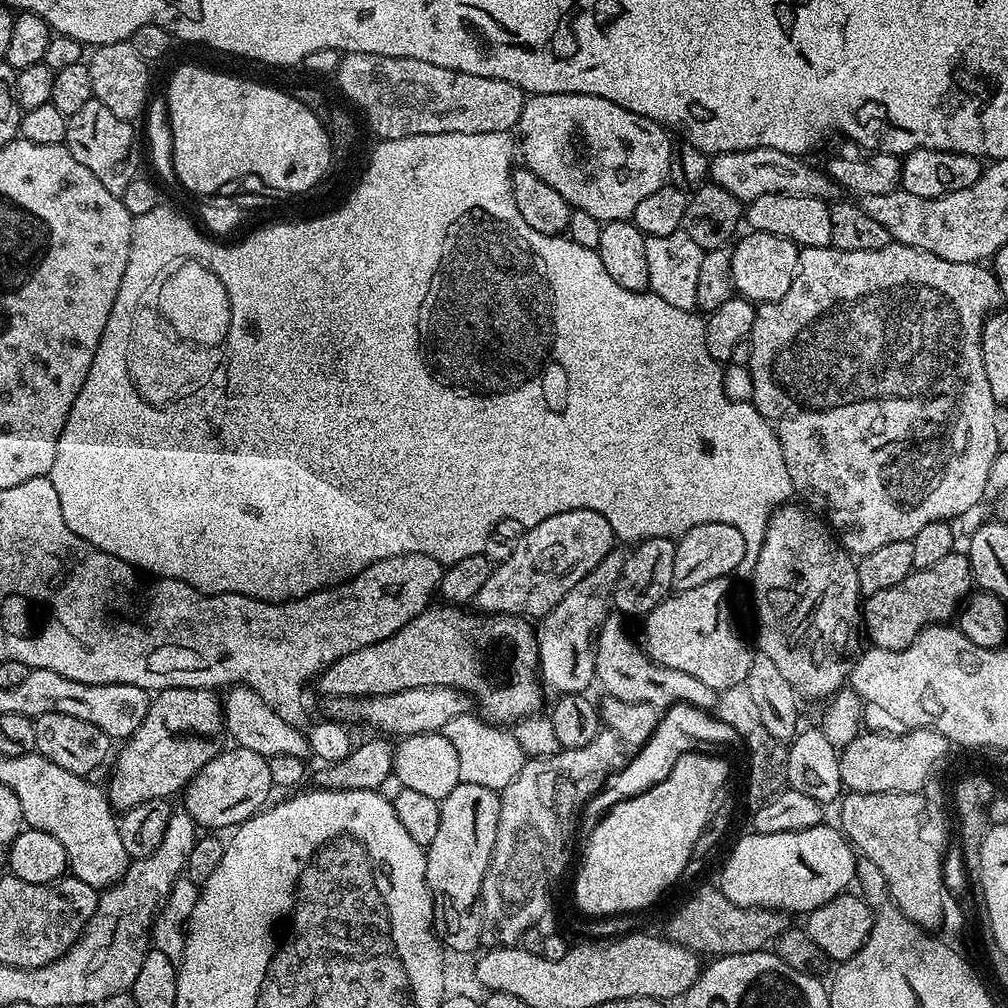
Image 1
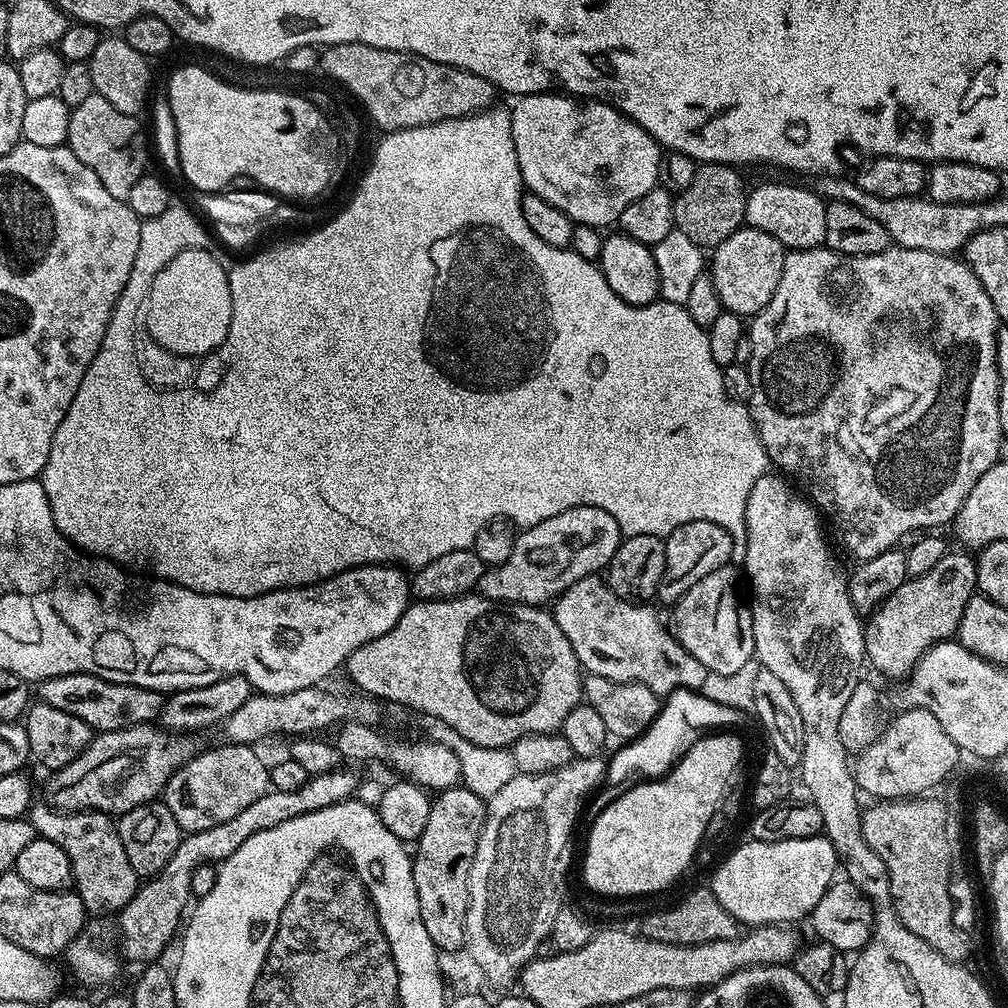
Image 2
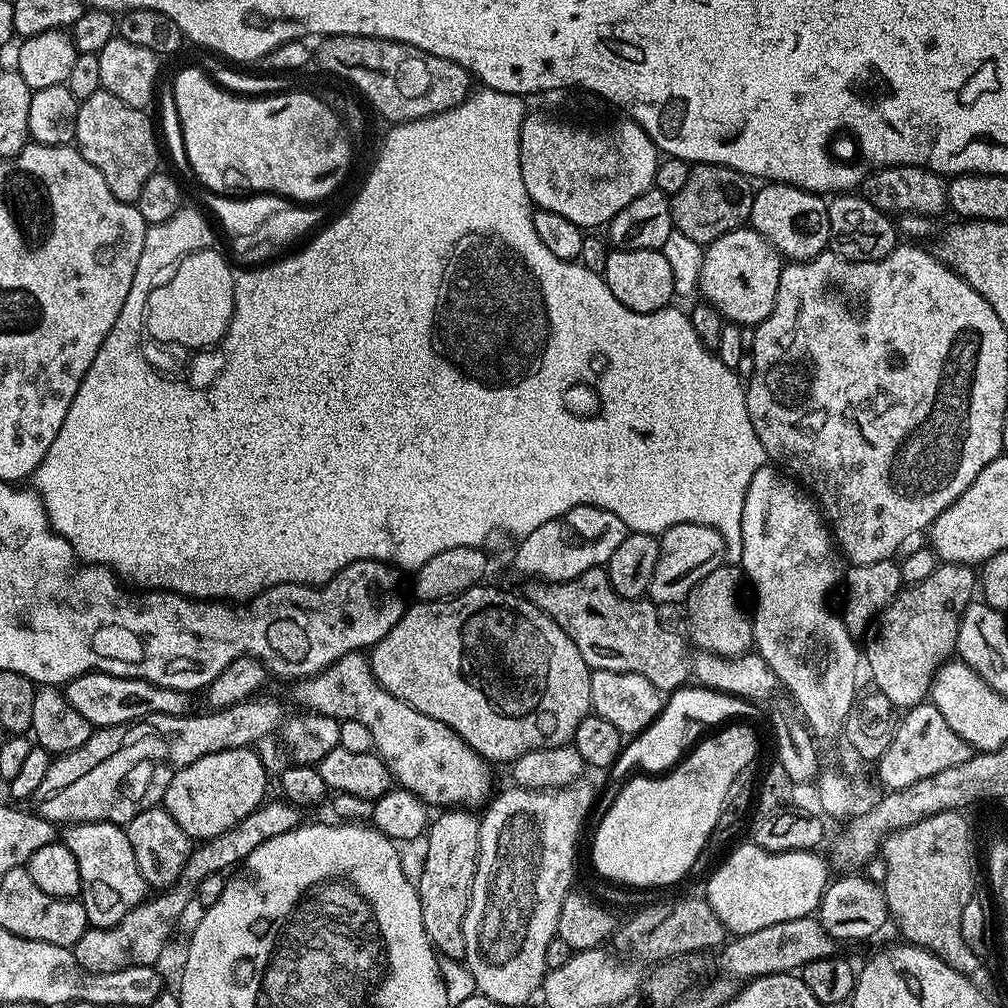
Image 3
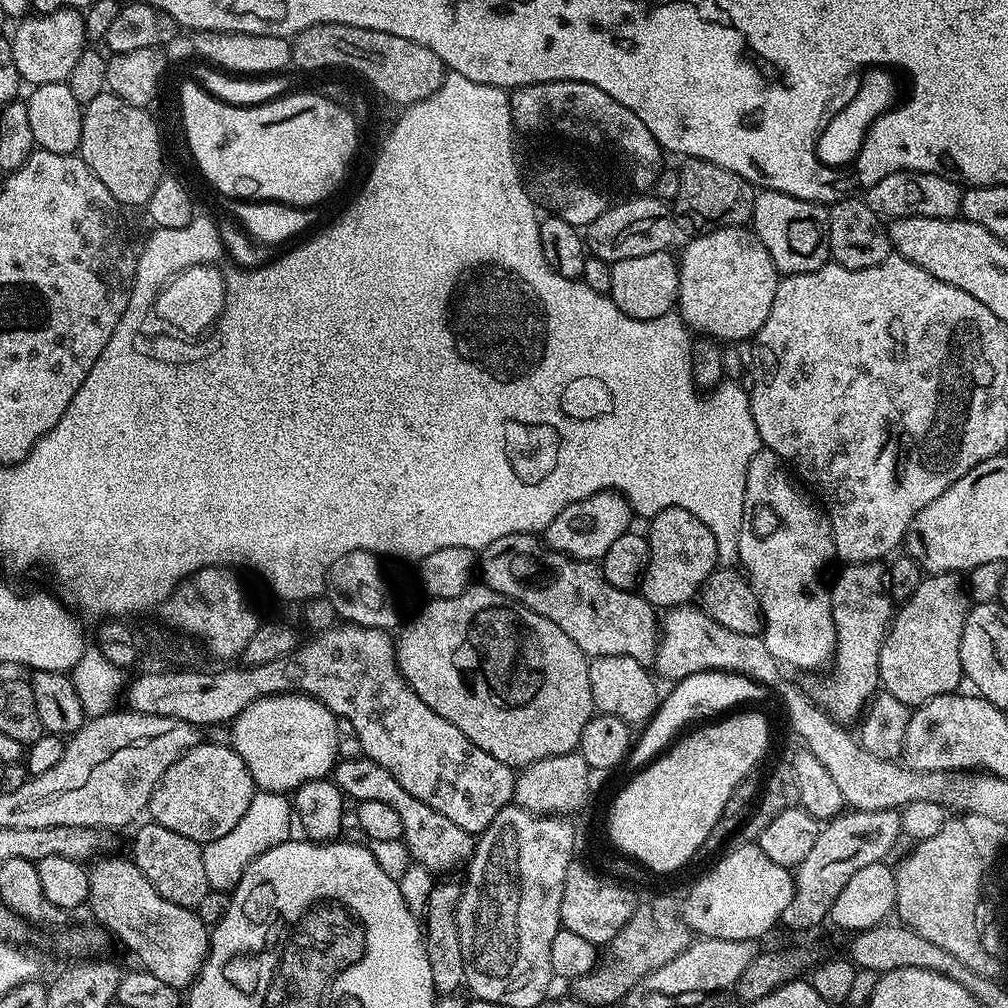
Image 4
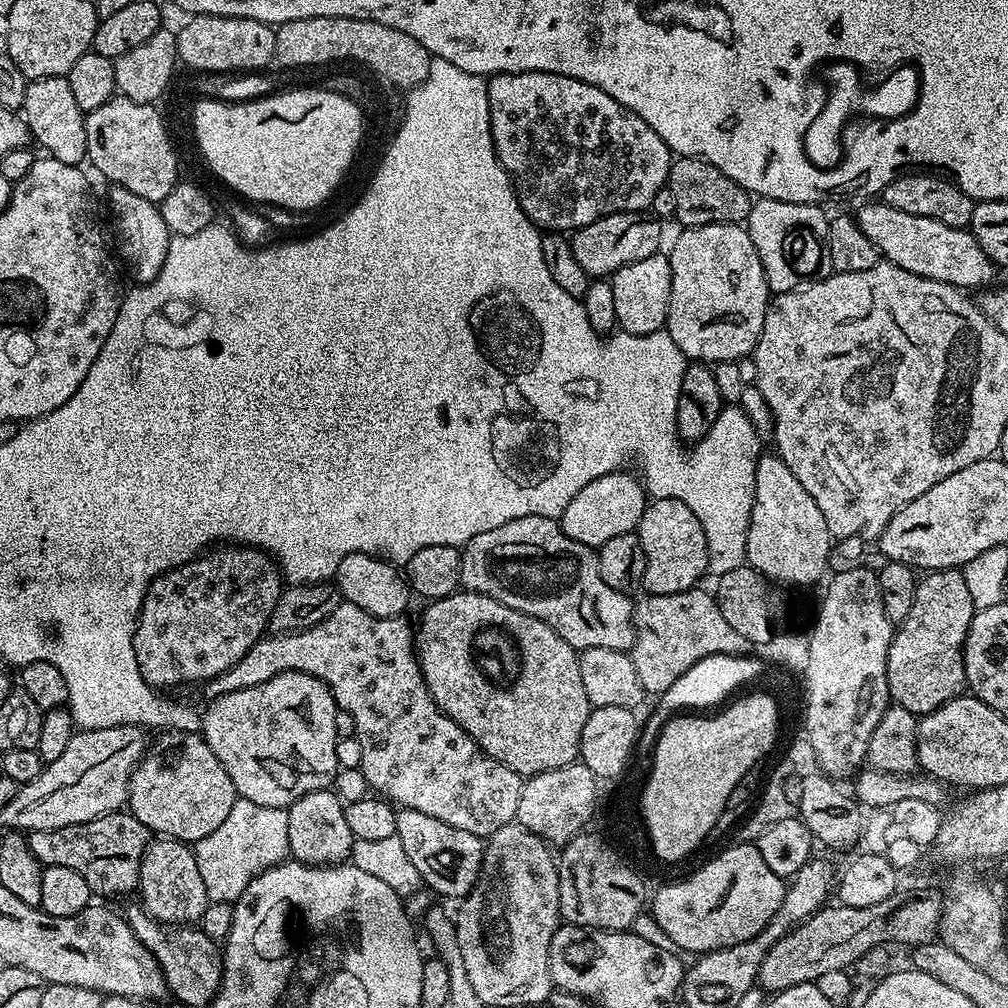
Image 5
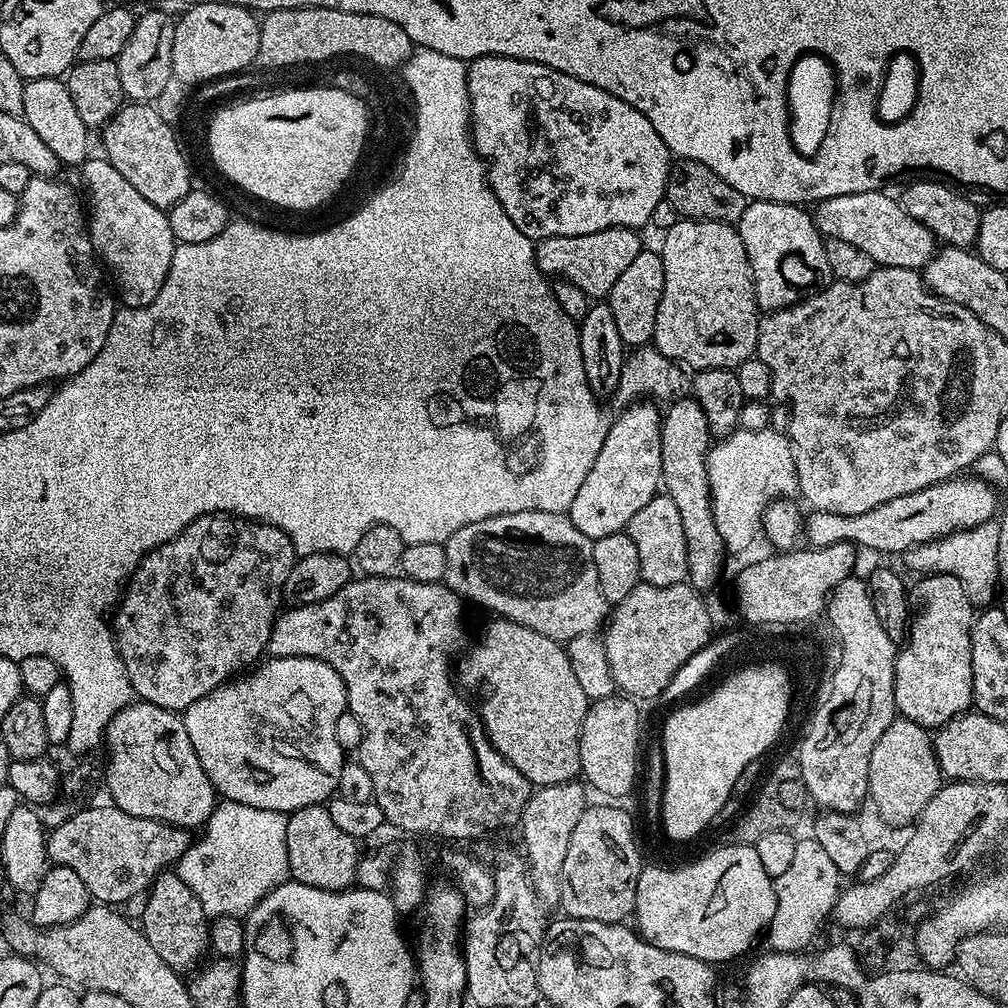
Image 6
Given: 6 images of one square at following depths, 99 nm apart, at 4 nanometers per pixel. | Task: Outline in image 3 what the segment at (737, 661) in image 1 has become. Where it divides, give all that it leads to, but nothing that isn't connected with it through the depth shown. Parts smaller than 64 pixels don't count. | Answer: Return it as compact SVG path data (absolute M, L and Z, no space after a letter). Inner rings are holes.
M721 566L698 586L694 586L686 597L688 604L688 624L692 627L692 634L701 649L719 652L721 655L743 655L753 643L752 620L740 609L736 601L736 583L742 580L742 572L736 566Z

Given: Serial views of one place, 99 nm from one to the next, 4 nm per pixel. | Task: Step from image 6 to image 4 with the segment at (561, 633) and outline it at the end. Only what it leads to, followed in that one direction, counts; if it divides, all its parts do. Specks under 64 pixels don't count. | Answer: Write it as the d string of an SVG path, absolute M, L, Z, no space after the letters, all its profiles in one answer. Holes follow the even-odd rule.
M531 532L510 534L506 538L498 538L498 542L490 542L490 546L486 546L479 553L478 576L487 588L504 597L505 601L515 602L519 607L542 618L550 618L554 626L562 626L562 630L570 634L573 642L589 658L626 655L645 666L651 665L656 659L657 609L653 608L643 595L636 592L623 592L610 586L610 582L604 580L603 571L595 563L573 560L570 556L552 551L539 535Z

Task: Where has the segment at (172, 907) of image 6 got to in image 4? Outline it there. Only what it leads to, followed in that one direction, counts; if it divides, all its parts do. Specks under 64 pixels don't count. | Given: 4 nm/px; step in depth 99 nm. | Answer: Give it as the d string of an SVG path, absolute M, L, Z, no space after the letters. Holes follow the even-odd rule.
M144 823L135 829L137 832L132 840L131 859L138 870L146 874L150 886L154 886L154 890L166 898L166 902L196 910L210 891L203 865L203 847L190 838L182 838L182 834L174 834L174 830L166 830L166 826Z

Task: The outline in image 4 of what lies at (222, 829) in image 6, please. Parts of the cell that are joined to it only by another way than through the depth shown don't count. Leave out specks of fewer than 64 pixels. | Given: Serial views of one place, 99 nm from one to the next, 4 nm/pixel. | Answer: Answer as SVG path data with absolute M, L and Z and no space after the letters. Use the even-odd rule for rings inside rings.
M257 791L251 798L246 814L238 820L233 830L222 838L203 845L203 865L209 889L228 892L235 888L250 861L261 856L266 850L284 844L291 837L291 824L294 824L294 814L287 795Z

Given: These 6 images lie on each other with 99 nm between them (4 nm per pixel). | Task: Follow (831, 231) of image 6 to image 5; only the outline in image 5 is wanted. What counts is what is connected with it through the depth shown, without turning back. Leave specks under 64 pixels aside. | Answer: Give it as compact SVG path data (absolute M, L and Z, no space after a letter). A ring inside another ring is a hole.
M883 202L861 204L864 205L854 212L856 225L866 238L870 238L870 242L874 242L887 263L910 270L910 274L918 274L922 278L952 284L961 290L984 290L995 281L992 279L998 273L997 265L984 253L968 228L946 226L946 222L938 222L934 218L906 214L906 210L898 210Z

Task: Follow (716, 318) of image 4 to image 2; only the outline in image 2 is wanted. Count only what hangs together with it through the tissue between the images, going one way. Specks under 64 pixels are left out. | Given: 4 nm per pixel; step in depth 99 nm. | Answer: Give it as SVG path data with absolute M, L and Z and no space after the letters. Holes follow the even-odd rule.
M741 226L737 232L730 234L730 238L726 238L720 244L716 245L710 256L710 275L714 286L718 290L721 305L727 311L737 312L739 316L745 318L751 318L757 312L761 312L771 302L778 282L782 278L785 255L786 249L783 244L778 242L778 238L774 238L757 228Z

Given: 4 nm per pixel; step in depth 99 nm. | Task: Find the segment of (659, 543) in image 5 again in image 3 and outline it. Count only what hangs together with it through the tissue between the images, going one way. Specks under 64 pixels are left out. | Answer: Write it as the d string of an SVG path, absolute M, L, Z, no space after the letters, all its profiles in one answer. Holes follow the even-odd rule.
M673 522L659 537L660 553L654 566L654 574L650 578L646 596L653 604L676 604L685 599L706 574L718 570L726 560L724 539L718 530L705 524L678 524Z

